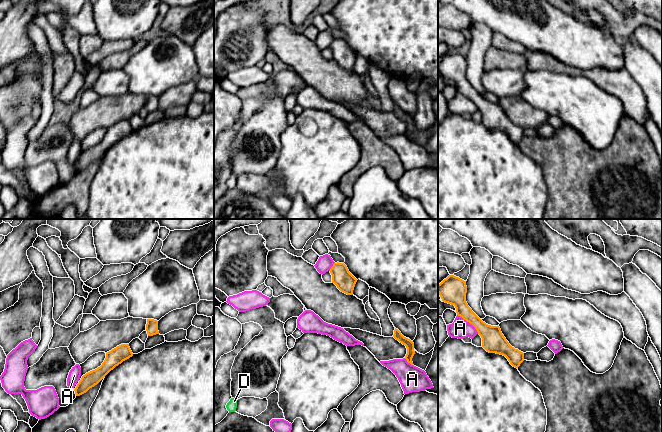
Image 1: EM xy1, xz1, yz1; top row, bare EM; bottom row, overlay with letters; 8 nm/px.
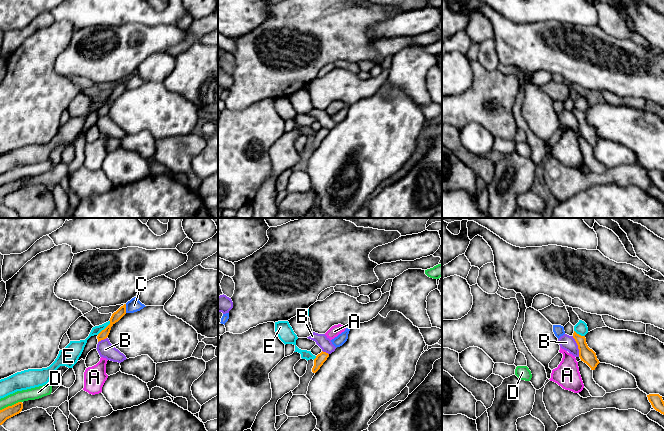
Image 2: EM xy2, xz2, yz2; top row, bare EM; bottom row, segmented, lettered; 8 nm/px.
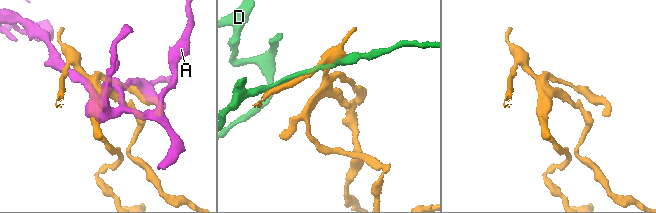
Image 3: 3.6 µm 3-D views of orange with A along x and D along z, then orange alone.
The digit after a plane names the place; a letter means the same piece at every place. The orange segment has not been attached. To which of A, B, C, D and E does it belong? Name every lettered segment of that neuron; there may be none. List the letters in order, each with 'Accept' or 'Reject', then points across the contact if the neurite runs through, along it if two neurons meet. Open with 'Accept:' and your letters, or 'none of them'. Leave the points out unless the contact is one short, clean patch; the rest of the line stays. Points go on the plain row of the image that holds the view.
Accept: A
A: Accept
B: Reject. Boundary: yz2 (572, 112), (577, 121), (579, 132)
C: Reject. Boundary: xy2 (125, 80), (126, 88)
D: Reject
E: Reject. Boundary: xy2 (109, 96), (109, 99), (97, 110)

